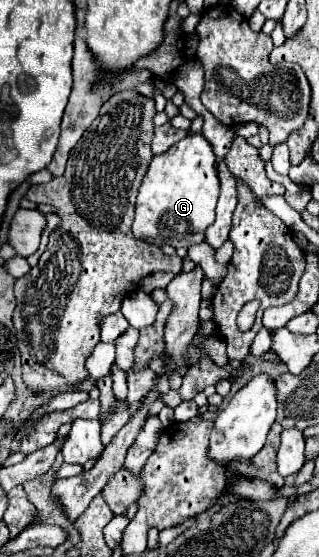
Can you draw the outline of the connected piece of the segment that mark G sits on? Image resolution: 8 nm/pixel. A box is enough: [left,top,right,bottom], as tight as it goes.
[133,134,219,248]

